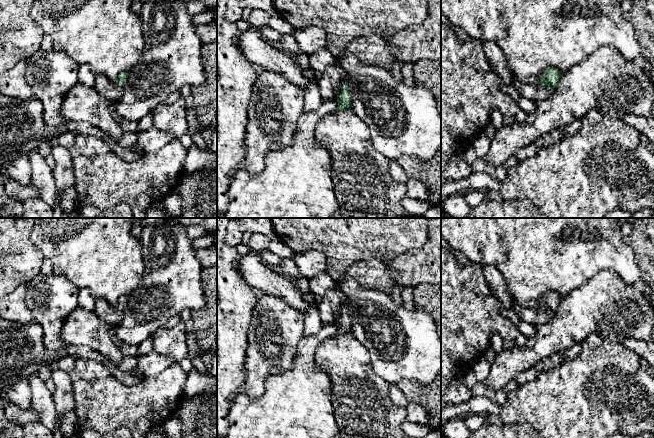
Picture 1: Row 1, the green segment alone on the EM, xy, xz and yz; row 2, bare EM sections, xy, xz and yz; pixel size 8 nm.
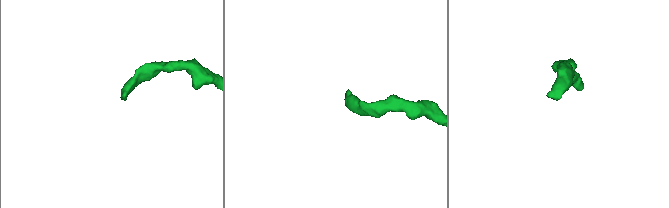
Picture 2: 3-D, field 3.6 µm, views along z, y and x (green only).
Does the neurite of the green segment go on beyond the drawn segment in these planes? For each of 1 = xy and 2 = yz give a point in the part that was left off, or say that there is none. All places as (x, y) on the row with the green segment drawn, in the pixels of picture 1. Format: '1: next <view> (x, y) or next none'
1: next xy (110, 90)
2: next yz (529, 89)

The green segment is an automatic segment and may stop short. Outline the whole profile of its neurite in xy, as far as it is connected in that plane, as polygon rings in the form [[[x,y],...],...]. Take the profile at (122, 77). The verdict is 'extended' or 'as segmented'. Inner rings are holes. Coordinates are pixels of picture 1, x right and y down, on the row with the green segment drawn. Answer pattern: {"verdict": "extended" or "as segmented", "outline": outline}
{"verdict": "extended", "outline": [[[121,72],[116,82],[110,81],[104,75],[95,75],[95,90],[104,98],[111,101],[119,101],[124,94],[124,84],[128,73]]]}

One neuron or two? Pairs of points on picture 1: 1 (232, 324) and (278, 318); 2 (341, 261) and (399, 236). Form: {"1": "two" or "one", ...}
{"1": "two", "2": "one"}

